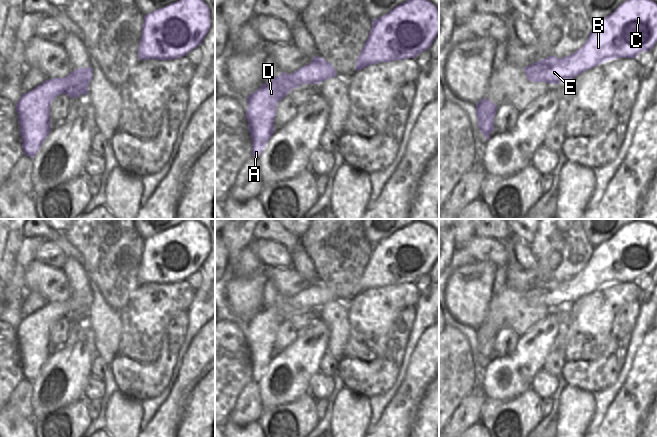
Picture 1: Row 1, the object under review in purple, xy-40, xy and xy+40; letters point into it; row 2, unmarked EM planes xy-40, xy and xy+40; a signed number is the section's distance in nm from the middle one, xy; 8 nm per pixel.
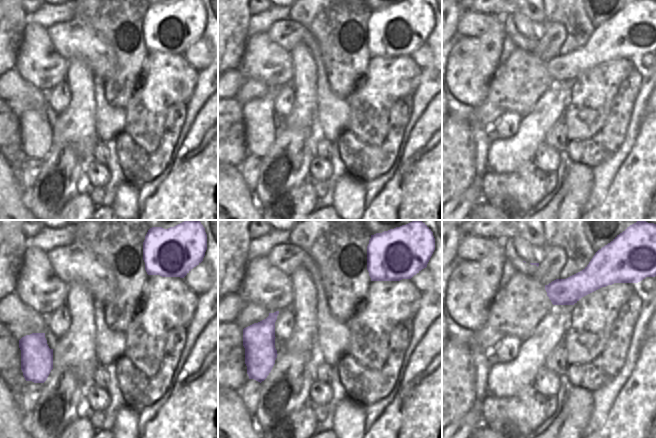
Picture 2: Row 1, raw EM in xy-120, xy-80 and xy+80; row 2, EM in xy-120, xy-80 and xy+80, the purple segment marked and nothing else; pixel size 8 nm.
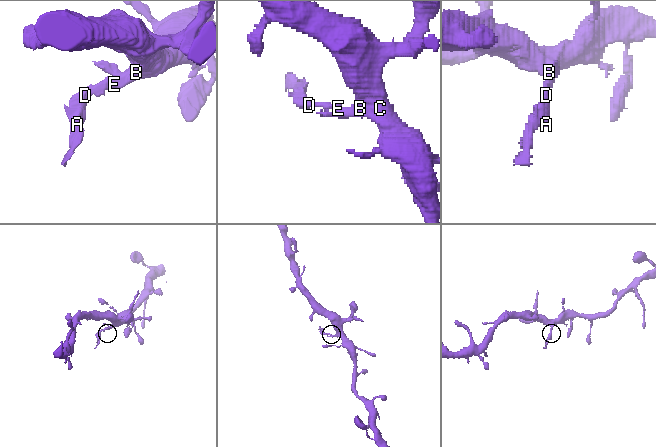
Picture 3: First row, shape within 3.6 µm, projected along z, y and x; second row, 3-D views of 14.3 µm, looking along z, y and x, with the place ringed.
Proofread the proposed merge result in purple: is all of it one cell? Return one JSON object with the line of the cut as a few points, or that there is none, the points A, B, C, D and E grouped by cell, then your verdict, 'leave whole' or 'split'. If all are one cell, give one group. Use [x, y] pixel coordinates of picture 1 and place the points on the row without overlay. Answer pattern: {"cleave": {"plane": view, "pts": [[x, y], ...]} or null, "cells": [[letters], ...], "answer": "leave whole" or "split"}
{"cleave": {"plane": "xy", "pts": [[312, 285], [318, 288], [322, 304]]}, "cells": [["A", "D"], ["B", "C", "E"]], "answer": "split"}

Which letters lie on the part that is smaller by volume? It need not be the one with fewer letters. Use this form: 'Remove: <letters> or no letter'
Remove: A, D

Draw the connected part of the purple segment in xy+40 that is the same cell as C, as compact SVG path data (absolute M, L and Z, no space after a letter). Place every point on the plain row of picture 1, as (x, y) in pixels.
M635 220L620 228L611 238L599 244L584 267L573 278L563 282L549 280L539 286L546 295L546 306L549 308L558 308L559 306L568 306L579 298L609 284L617 282L636 282L641 276L650 275L657 266L657 228L653 224Z

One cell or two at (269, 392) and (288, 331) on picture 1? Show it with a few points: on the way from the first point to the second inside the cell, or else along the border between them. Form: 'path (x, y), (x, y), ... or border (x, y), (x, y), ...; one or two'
border (298, 334), (286, 347), (275, 353); two

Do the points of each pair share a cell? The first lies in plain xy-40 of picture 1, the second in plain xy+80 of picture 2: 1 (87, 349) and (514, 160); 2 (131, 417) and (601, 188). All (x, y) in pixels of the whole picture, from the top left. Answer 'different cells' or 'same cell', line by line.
1: same cell
2: different cells

